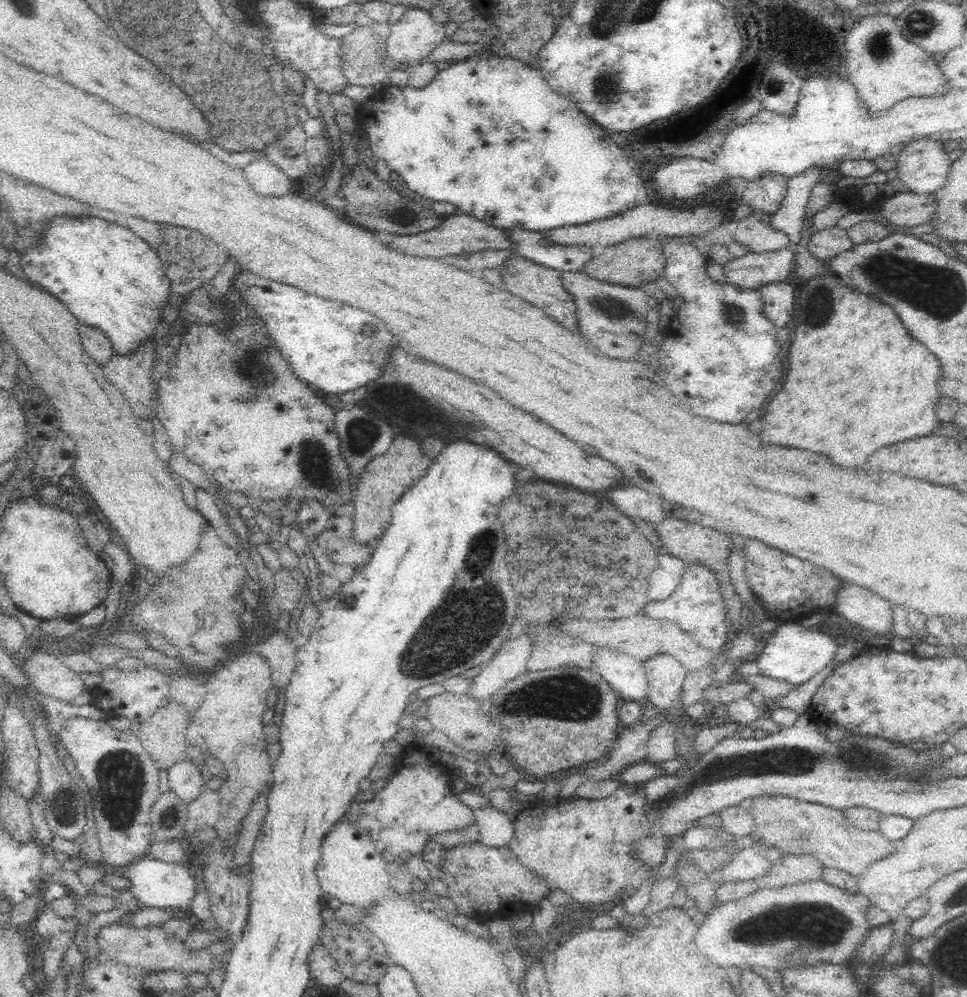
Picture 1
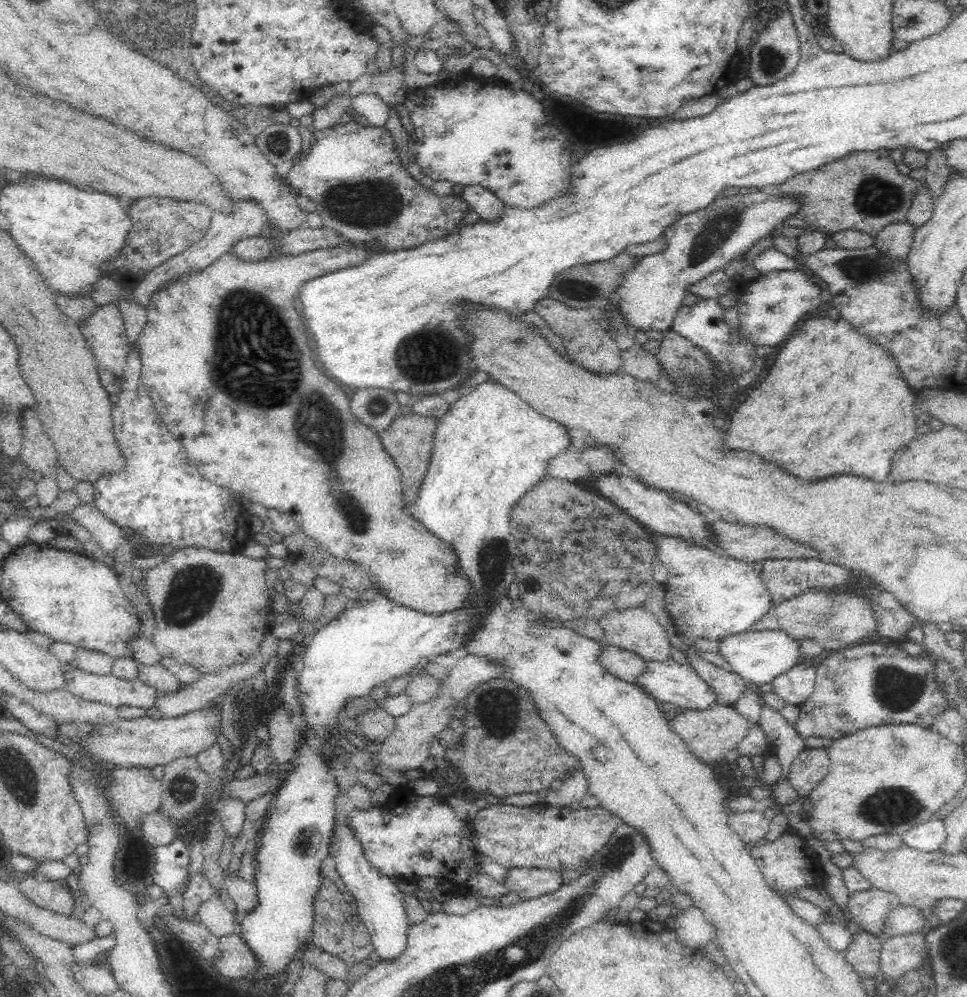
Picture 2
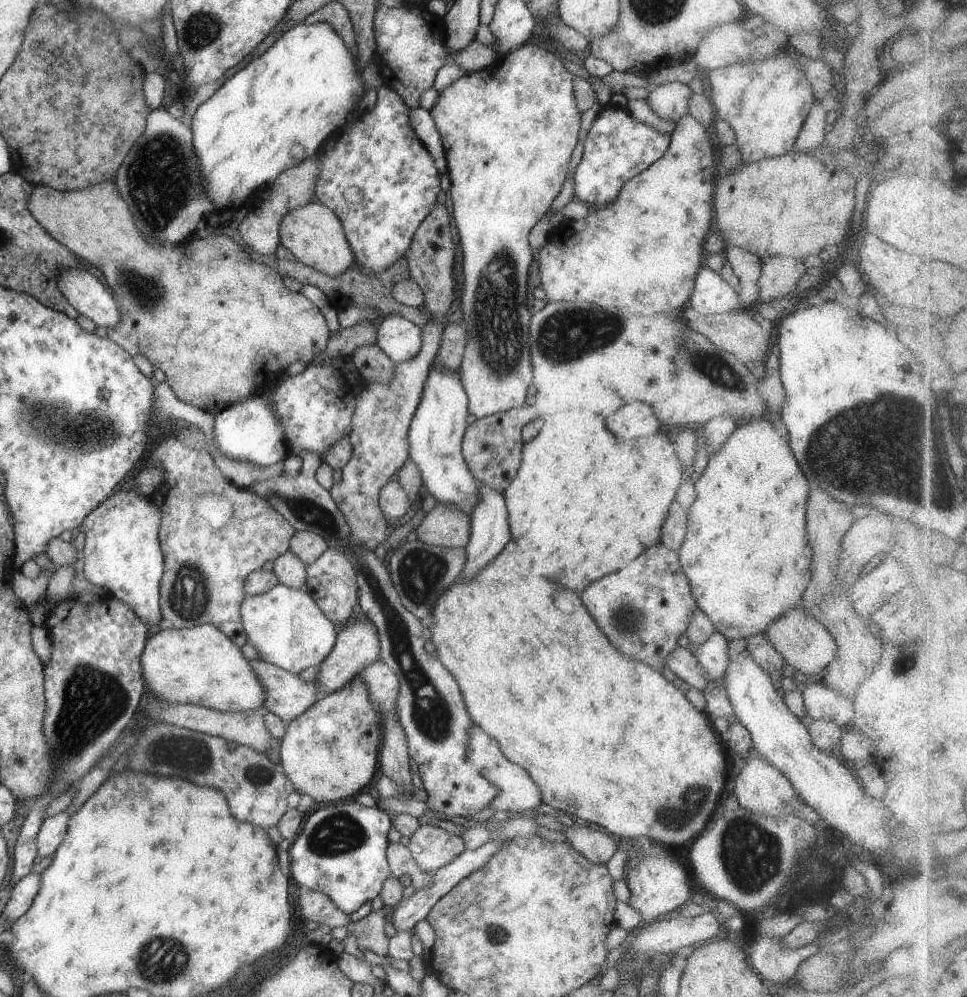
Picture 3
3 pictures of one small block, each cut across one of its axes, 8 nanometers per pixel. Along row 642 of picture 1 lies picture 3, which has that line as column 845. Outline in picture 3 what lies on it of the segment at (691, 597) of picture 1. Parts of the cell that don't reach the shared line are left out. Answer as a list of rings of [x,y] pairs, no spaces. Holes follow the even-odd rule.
[[[825,683],[809,684],[809,687],[801,686],[797,690],[803,700],[805,712],[808,712],[809,719],[802,720],[805,724],[818,718],[826,718],[844,729],[849,728],[854,714],[852,702],[848,698],[829,689]]]

